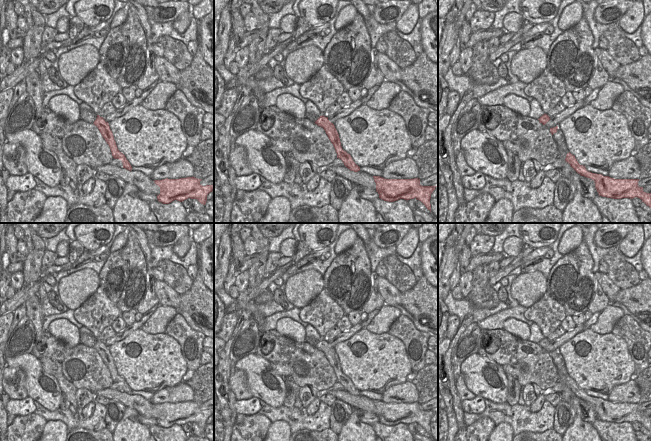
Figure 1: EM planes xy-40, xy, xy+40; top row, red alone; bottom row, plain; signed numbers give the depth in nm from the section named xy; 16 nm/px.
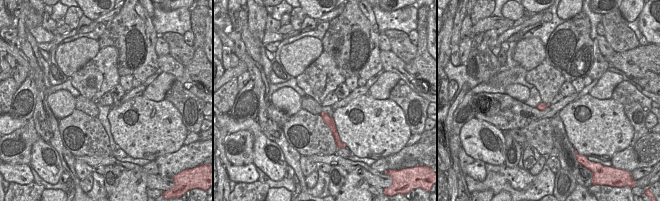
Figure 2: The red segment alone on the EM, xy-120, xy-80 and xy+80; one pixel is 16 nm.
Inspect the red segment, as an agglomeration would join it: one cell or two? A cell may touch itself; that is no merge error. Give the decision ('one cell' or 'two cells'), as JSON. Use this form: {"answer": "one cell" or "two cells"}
{"answer": "two cells"}

